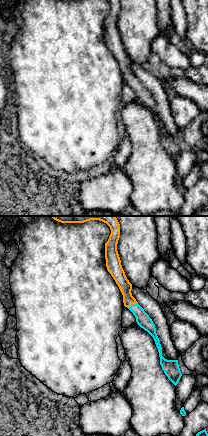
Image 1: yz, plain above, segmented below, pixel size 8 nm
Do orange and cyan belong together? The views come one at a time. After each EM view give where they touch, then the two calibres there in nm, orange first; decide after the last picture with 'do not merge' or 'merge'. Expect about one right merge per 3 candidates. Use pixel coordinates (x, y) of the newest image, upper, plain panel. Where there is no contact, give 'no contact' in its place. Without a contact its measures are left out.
(132, 80) | 100/110 nm

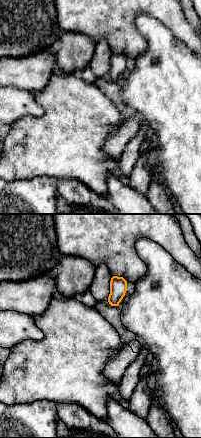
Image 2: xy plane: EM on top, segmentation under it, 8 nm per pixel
(111, 80) | 140/20 nm

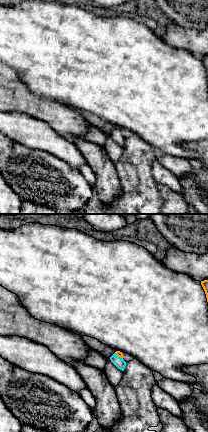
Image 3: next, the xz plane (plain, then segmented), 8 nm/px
(118, 132) | 50/80 nm

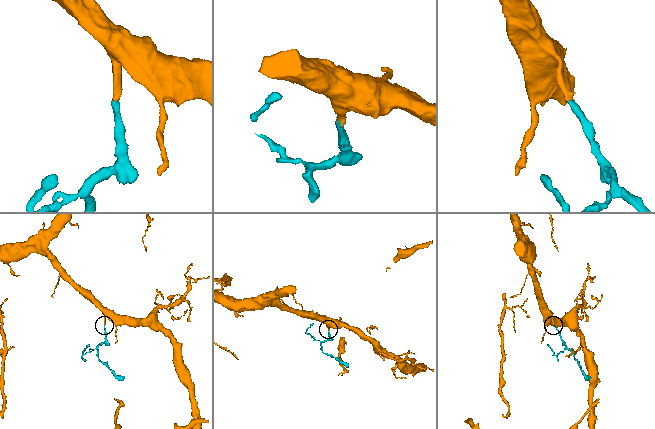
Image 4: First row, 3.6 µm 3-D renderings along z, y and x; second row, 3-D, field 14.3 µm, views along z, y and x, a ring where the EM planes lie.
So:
merge

